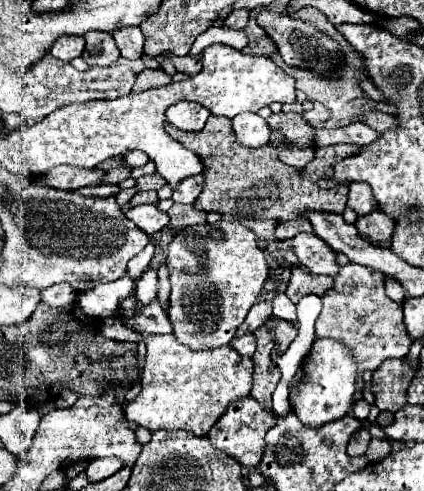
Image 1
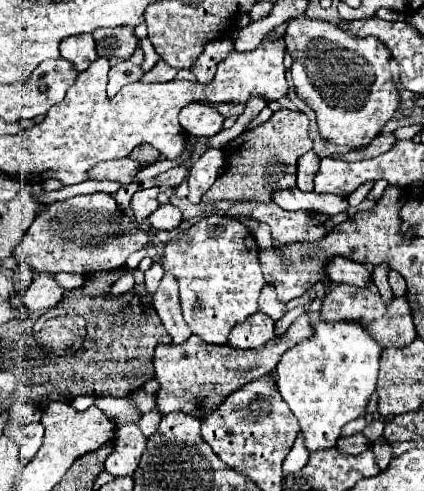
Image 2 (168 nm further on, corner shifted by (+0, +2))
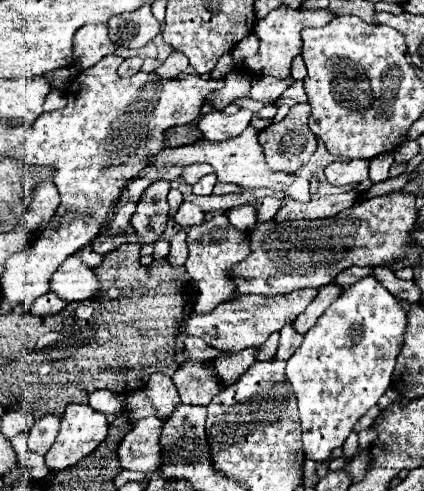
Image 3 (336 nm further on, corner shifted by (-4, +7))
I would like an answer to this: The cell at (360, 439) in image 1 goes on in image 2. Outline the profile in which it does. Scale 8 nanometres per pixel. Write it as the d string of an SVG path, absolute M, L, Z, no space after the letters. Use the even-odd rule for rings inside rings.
M358 433L358 435L350 435L350 437L342 437L338 441L338 447L344 451L344 453L350 453L350 455L356 455L356 453L362 453L366 449L370 449L370 443L366 439L364 433Z

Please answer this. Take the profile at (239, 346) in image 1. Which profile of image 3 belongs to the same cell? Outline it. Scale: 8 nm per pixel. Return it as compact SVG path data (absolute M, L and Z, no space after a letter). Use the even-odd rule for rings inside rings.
M304 288L290 294L280 296L240 296L218 304L208 314L192 312L186 320L182 320L180 332L176 336L176 350L184 350L184 340L188 336L198 336L206 344L222 350L222 352L240 352L244 348L260 348L272 332L280 332L286 322L294 322L294 316L300 316L306 306L316 298L316 288Z

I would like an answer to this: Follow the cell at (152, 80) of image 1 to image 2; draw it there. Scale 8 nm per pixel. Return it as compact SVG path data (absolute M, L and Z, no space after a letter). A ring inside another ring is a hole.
M158 61L150 71L146 71L142 75L142 83L160 83L160 81L172 81L176 77L176 69L172 69L170 65L166 65L164 61Z

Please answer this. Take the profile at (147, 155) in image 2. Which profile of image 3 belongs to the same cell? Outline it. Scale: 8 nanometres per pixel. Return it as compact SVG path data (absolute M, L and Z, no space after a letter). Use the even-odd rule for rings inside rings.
M198 118L194 120L194 122L190 122L190 124L184 124L184 126L178 126L178 128L170 128L168 132L166 132L166 146L186 146L186 144L192 144L192 140L200 140L202 138L202 132L196 128L196 122L198 122Z

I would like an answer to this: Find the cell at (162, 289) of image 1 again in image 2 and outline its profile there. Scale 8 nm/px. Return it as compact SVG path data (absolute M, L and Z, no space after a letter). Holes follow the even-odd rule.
M172 275L162 277L160 287L154 295L154 307L174 343L182 343L190 337L190 331L182 319L182 311L178 303L178 285Z

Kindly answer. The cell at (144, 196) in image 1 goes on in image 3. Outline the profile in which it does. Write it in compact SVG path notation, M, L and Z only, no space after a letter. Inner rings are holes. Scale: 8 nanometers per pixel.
M166 180L154 182L144 190L134 216L130 218L130 226L140 238L140 244L152 244L162 236L168 222L168 190L170 184Z

